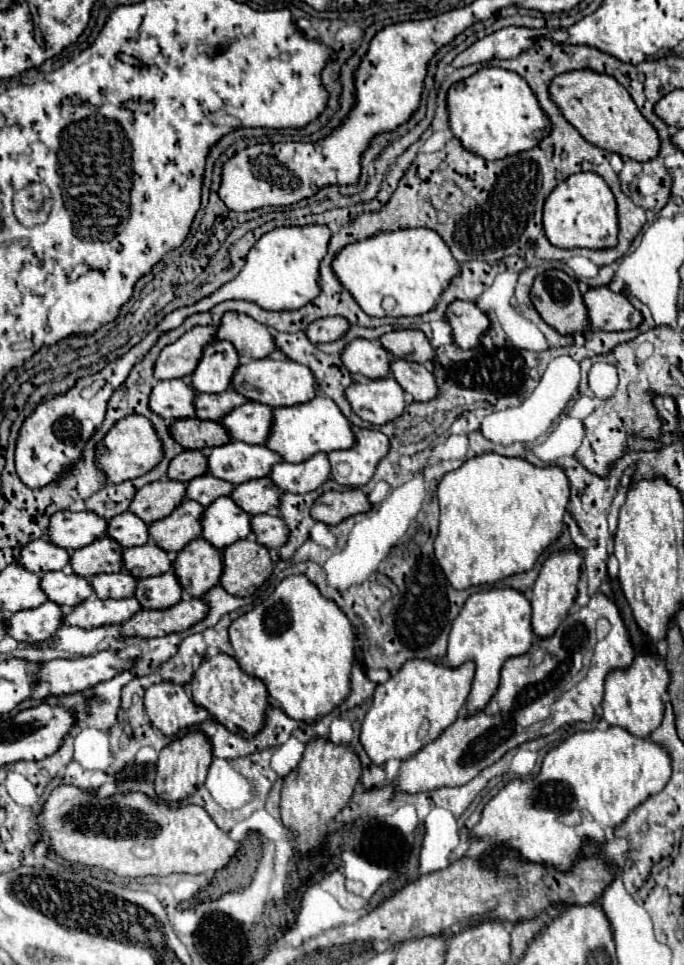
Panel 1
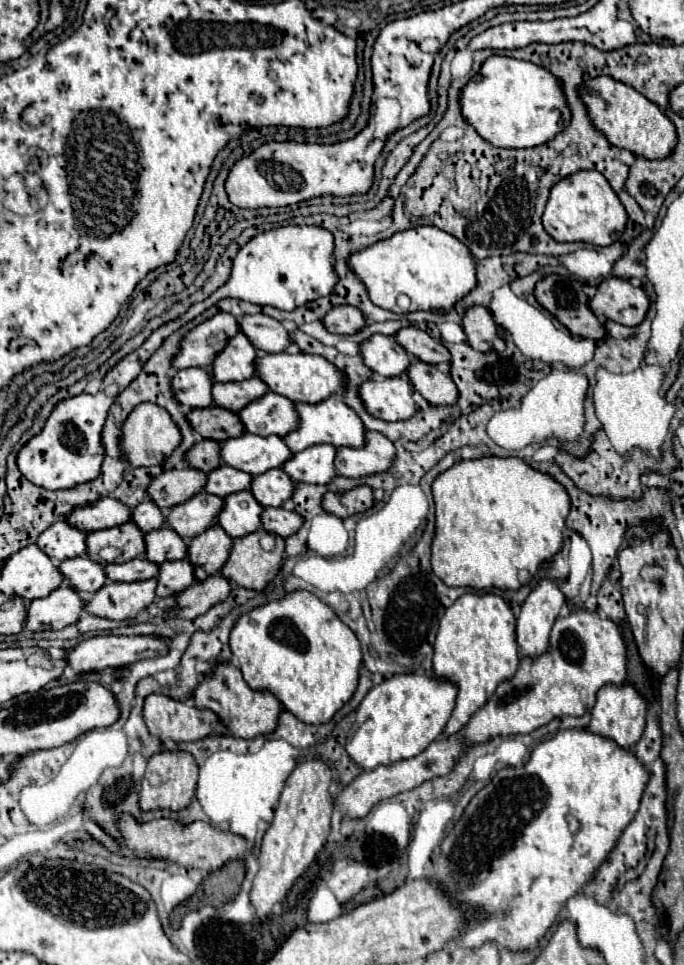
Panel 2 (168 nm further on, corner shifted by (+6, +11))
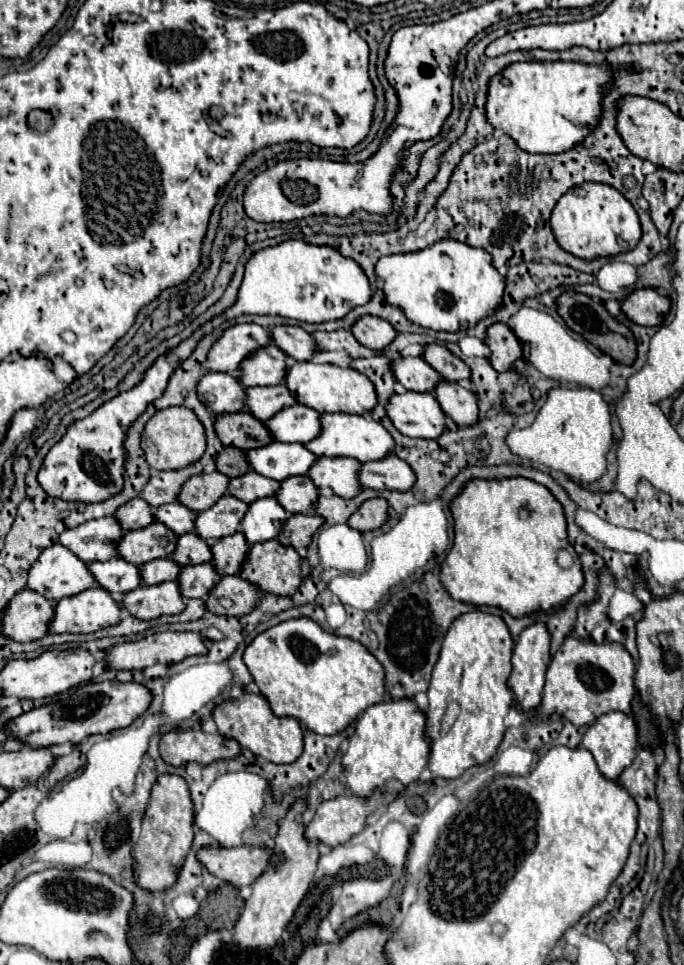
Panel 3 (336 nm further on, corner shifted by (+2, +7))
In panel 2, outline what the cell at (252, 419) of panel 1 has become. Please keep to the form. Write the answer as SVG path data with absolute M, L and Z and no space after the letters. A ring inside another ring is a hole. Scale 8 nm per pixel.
M268 392L262 398L250 402L244 410L238 412L238 416L244 422L246 430L258 436L286 436L298 428L294 402L276 392Z

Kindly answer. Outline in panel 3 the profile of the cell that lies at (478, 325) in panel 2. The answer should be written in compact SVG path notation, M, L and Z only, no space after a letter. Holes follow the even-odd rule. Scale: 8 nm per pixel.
M496 322L496 324L488 326L486 344L490 348L490 358L488 360L490 360L492 368L498 370L498 372L504 372L504 370L512 368L514 360L522 356L520 342L516 340L514 332L502 322Z

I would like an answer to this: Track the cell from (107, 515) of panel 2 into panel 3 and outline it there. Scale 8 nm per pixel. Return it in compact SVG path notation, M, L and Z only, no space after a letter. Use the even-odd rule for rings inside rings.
M132 498L130 502L122 504L114 516L124 532L144 528L144 526L152 524L152 520L154 520L150 506L142 498Z

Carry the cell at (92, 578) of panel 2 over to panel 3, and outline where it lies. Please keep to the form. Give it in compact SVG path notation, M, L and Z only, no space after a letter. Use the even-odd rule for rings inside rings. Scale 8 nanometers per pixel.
M114 556L108 562L90 562L90 574L94 576L96 584L110 594L126 594L140 586L140 572L138 566Z

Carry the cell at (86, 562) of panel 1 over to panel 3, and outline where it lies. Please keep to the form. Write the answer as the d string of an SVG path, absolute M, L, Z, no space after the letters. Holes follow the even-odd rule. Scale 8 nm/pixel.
M152 522L146 528L126 532L116 550L130 564L146 564L158 558L170 558L176 546L176 534L160 522Z

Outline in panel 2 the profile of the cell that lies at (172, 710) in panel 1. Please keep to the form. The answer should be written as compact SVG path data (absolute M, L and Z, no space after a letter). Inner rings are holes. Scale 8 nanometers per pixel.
M152 694L144 702L144 720L152 736L160 740L174 740L174 742L198 742L214 734L214 724L218 722L218 716L210 710L198 710L194 706L188 706L186 702L176 702L168 696Z

